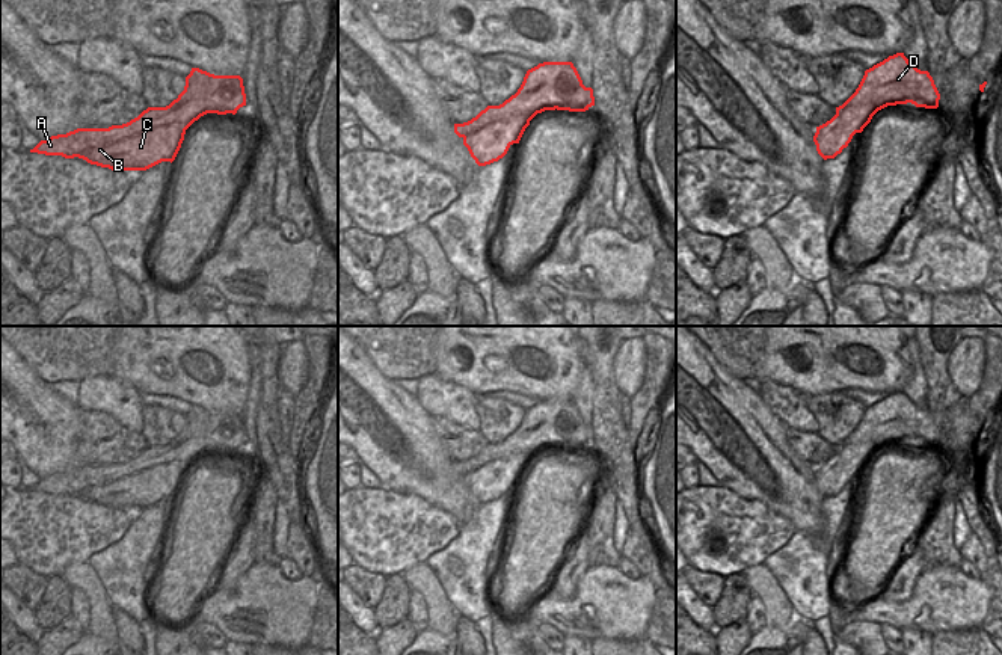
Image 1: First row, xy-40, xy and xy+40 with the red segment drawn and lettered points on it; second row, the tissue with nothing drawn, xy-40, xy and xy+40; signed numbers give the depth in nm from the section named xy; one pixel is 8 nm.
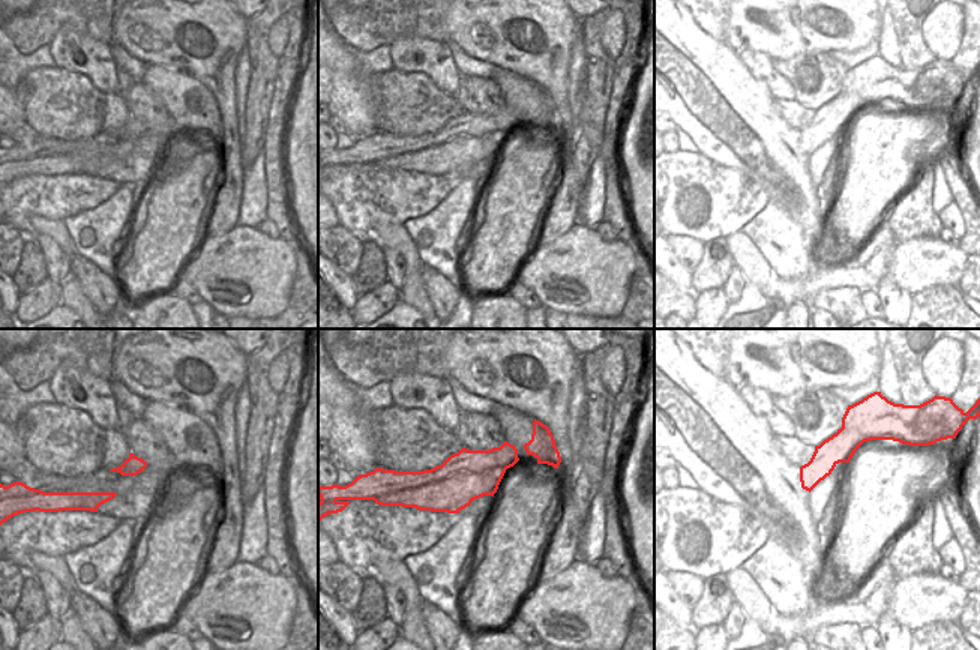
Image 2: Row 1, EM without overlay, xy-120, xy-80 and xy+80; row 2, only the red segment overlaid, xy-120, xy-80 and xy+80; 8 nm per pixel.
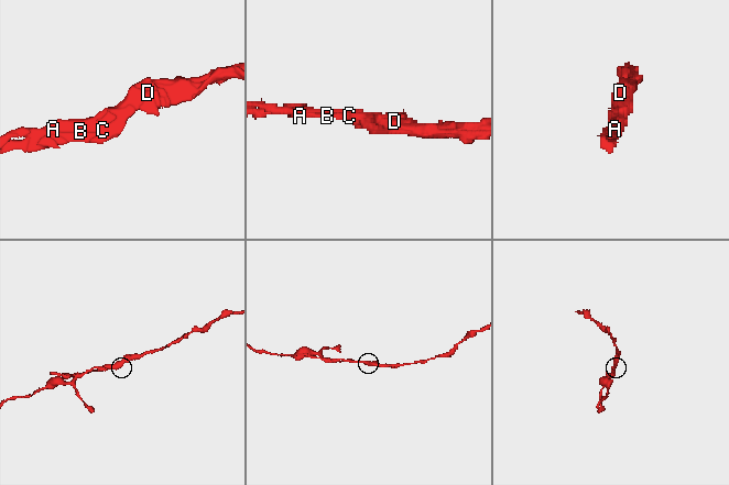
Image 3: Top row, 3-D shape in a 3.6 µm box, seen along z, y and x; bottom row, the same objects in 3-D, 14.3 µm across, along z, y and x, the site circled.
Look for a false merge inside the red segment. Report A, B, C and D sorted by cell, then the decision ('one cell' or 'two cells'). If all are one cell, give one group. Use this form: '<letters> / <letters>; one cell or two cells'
A D / B C; two cells

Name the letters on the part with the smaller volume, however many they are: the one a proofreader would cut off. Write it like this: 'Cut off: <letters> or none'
Cut off: B, C

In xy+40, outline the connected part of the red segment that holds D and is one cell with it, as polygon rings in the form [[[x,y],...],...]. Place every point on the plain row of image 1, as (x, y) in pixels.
[[[896,391],[866,407],[856,430],[836,448],[863,442],[872,442],[881,448],[907,441],[937,447],[939,438],[940,432],[930,411],[917,407],[904,391]]]

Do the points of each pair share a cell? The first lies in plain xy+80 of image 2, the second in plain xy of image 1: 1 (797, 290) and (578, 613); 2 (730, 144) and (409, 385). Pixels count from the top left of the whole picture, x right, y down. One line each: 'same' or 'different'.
1: same
2: different

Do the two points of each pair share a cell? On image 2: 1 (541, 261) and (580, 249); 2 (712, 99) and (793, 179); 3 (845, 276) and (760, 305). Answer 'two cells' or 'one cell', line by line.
1: one cell
2: one cell
3: one cell

